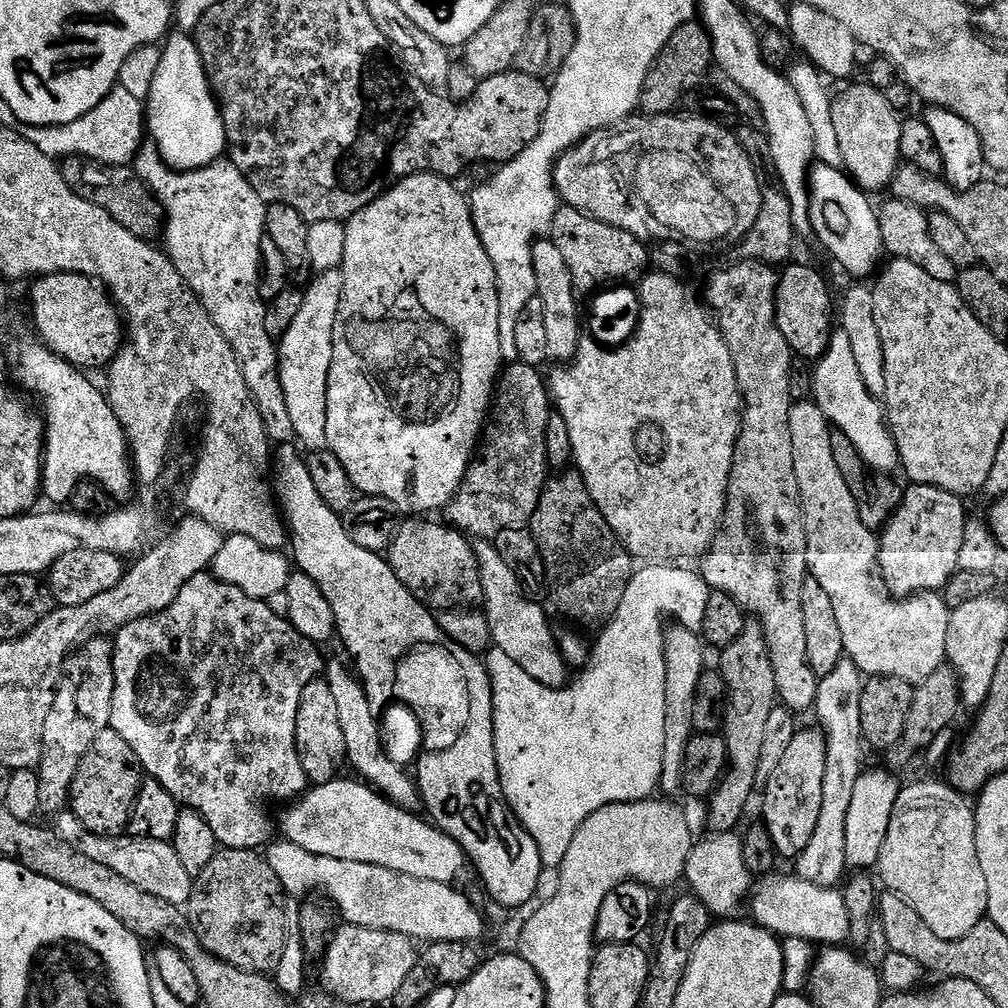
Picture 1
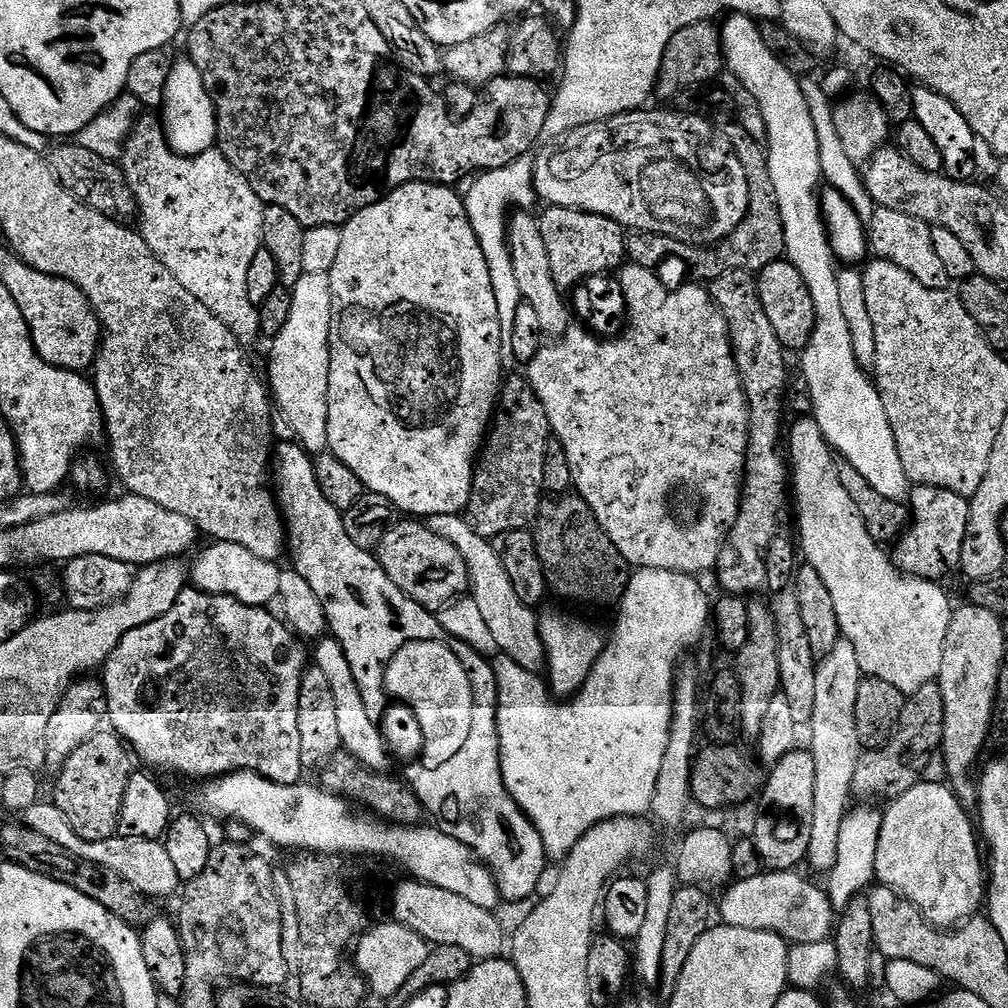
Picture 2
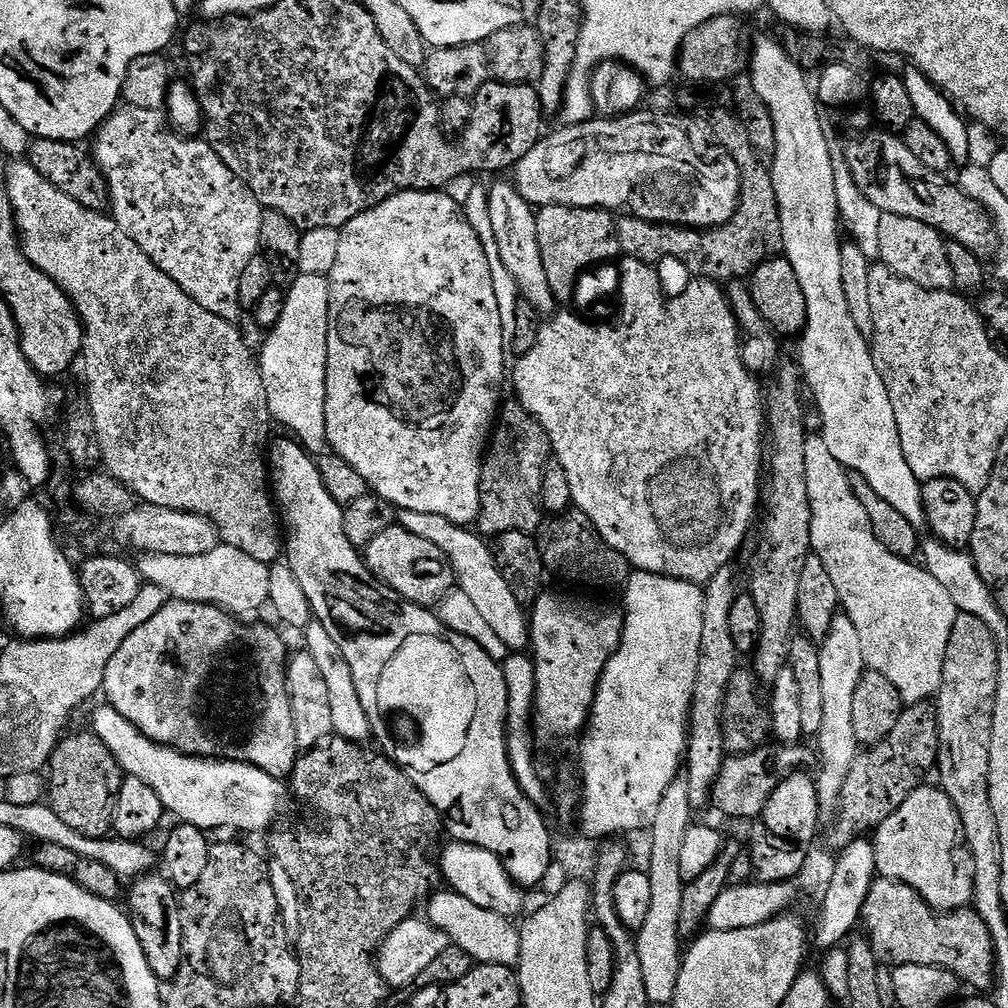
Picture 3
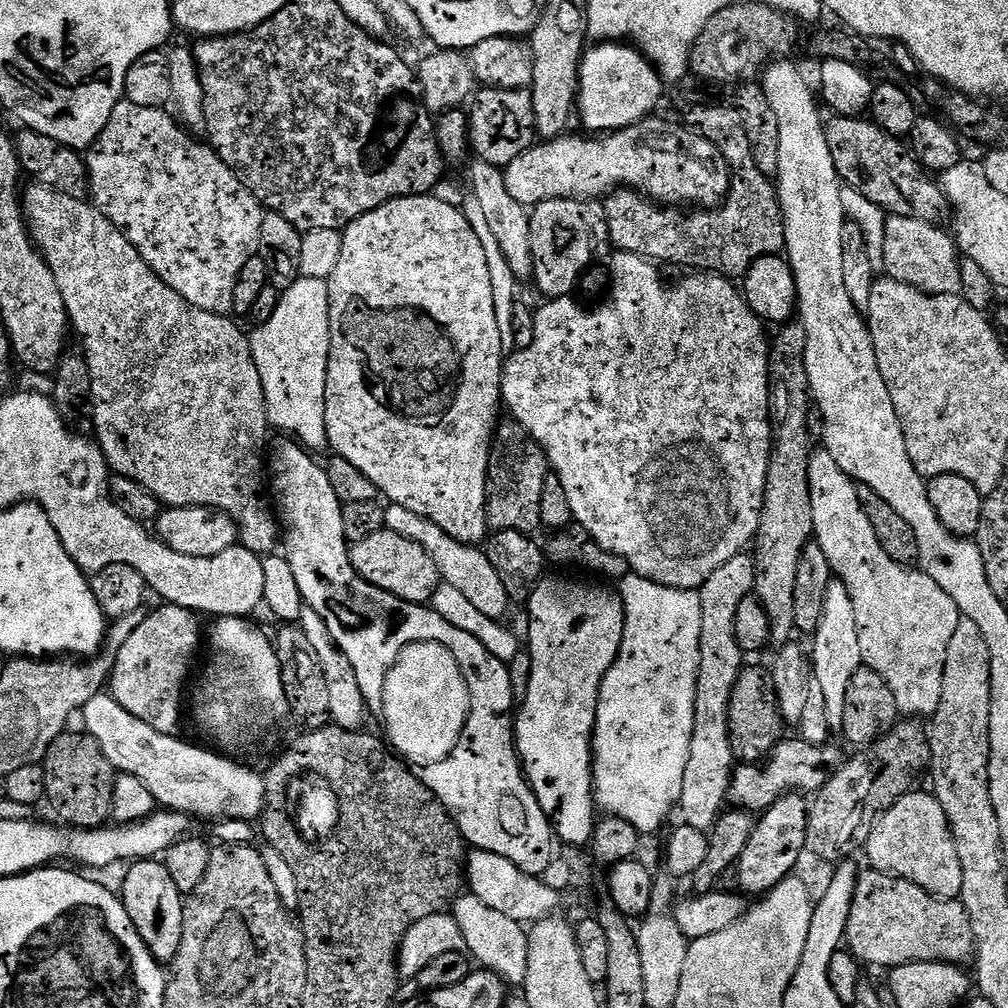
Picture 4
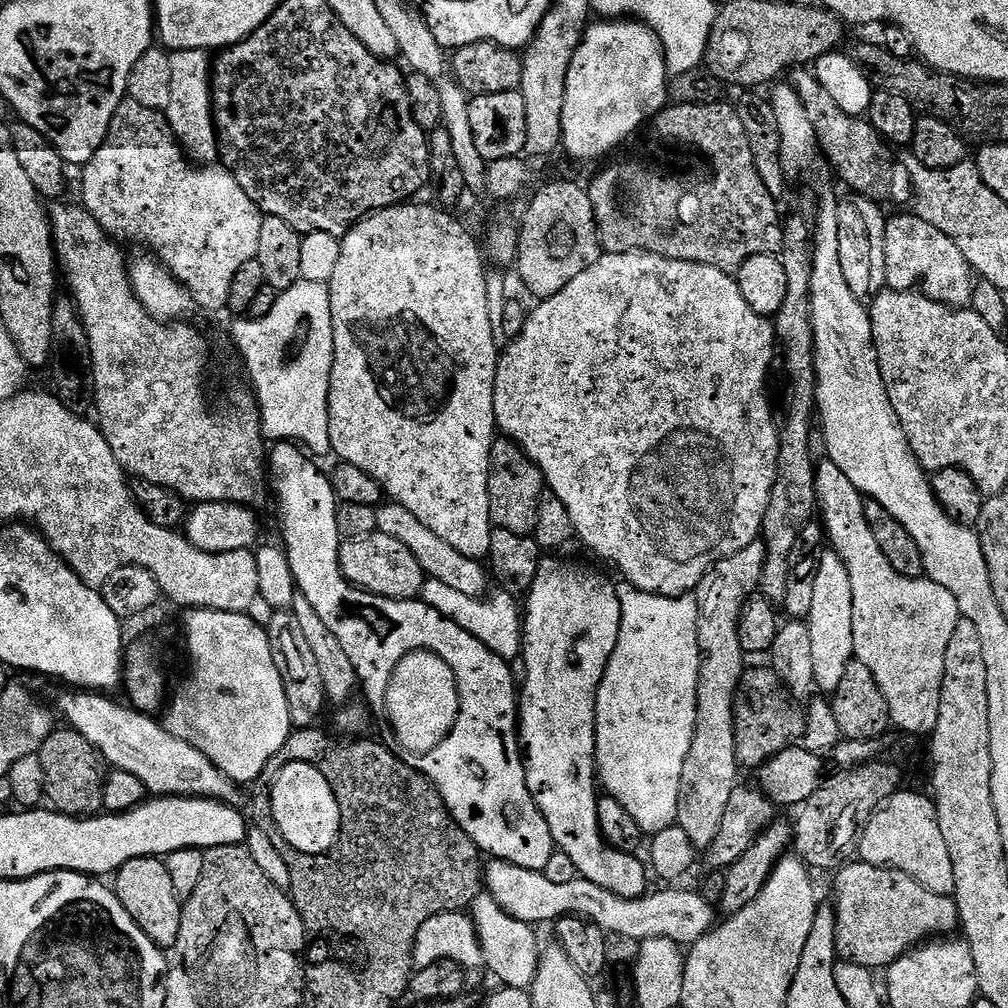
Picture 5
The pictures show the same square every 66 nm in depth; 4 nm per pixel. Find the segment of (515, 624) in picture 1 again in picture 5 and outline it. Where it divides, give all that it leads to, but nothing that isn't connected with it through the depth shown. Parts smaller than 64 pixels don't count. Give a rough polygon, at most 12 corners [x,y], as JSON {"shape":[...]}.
{"shape":[[395,502],[376,508],[379,532],[398,538],[425,577],[483,597],[485,565],[426,530]]}

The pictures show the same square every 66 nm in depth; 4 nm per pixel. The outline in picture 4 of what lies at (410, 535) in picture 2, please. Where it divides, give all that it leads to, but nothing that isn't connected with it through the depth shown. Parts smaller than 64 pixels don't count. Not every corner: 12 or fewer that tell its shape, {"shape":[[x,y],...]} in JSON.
{"shape":[[387,530],[351,545],[359,576],[411,604],[442,583],[418,542]]}

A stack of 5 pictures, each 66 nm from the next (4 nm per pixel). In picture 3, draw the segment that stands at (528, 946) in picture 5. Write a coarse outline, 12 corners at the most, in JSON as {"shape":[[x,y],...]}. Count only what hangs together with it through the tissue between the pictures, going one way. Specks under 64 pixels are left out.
{"shape":[[437,891],[427,919],[476,964],[515,969],[519,927]]}

